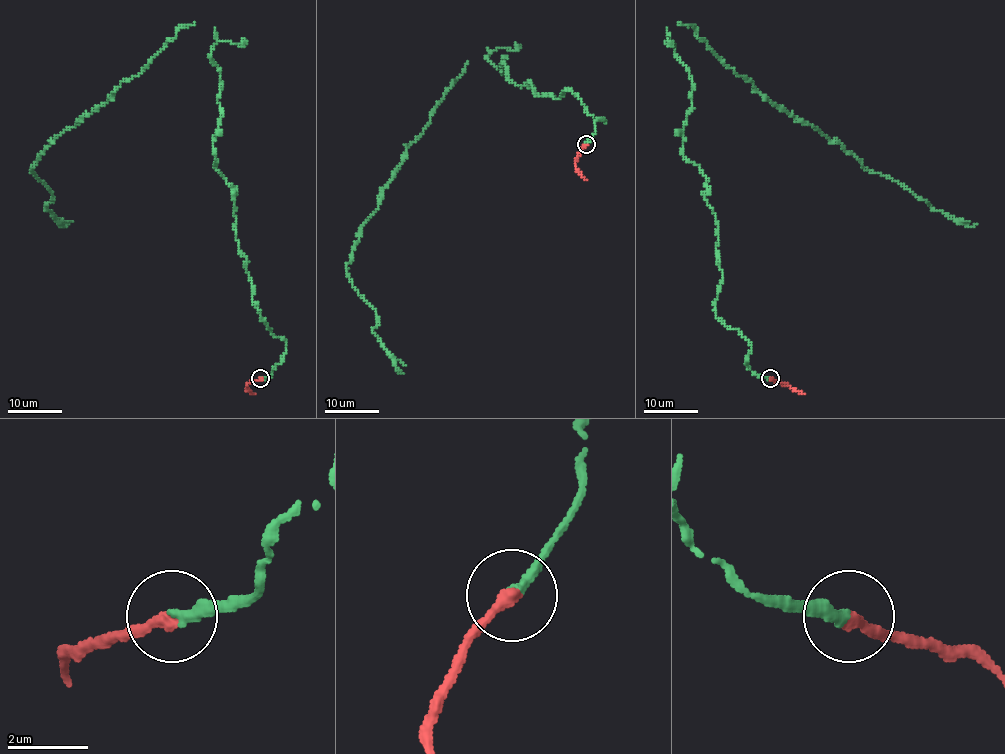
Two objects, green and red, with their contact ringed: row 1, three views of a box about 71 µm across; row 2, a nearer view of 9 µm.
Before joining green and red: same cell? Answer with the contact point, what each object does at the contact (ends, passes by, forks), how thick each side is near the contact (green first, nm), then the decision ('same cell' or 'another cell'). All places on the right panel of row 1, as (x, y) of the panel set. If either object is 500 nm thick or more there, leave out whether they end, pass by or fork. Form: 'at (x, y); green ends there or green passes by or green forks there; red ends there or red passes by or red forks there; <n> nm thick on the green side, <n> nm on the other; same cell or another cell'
at (770, 378); green ends there; red ends there; 280 nm thick on the green side, 300 nm on the other; same cell

